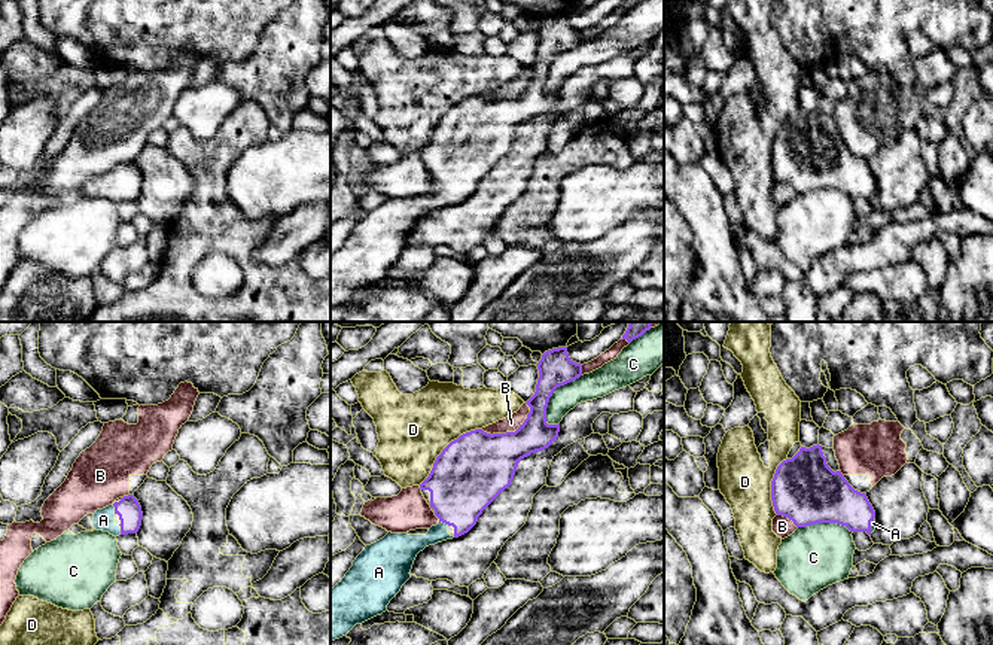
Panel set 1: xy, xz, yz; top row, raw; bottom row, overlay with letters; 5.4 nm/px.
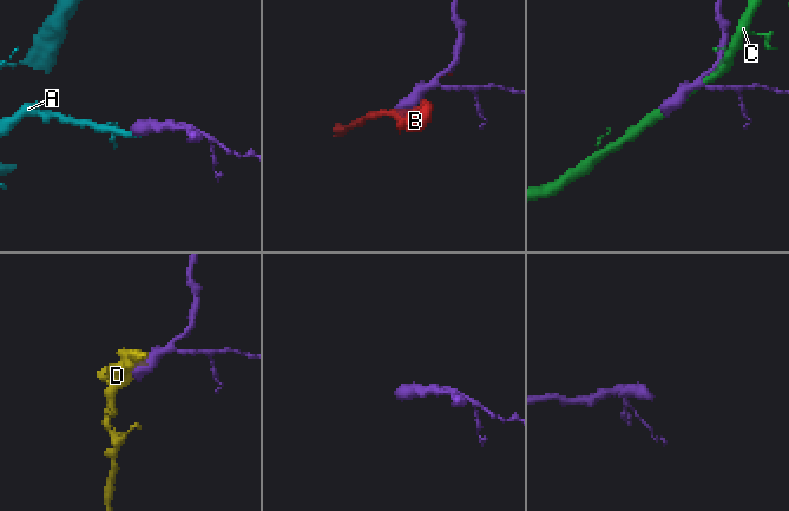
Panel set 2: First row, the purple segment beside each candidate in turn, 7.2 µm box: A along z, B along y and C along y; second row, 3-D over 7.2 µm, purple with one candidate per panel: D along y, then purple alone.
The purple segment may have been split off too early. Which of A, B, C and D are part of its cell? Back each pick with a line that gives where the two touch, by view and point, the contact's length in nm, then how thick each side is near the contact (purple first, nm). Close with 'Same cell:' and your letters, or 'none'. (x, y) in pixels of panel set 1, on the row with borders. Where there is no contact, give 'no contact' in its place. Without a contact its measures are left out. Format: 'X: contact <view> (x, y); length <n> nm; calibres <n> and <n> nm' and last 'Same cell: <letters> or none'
A: contact xy (115, 508); length 60 nm; calibres 130 and 110 nm
Same cell: A

